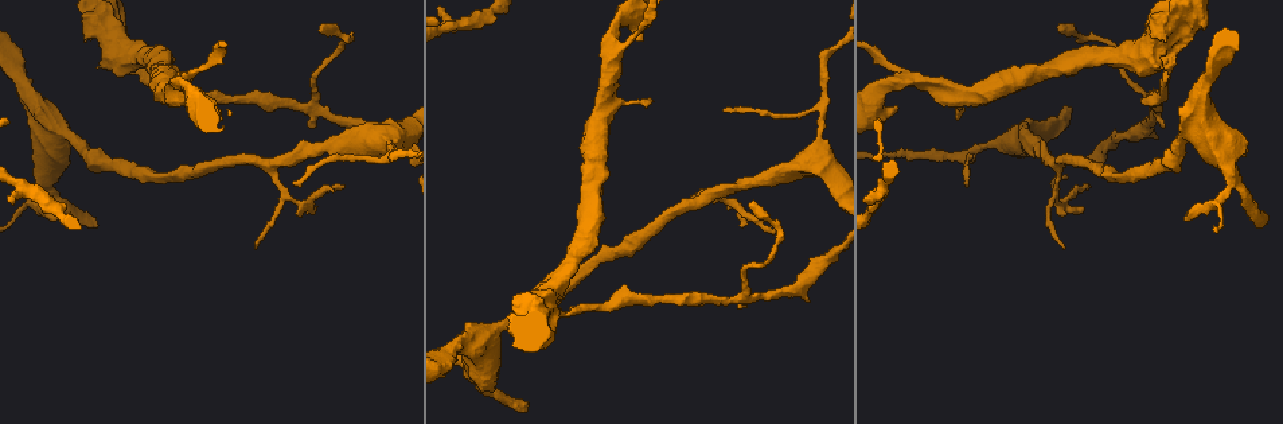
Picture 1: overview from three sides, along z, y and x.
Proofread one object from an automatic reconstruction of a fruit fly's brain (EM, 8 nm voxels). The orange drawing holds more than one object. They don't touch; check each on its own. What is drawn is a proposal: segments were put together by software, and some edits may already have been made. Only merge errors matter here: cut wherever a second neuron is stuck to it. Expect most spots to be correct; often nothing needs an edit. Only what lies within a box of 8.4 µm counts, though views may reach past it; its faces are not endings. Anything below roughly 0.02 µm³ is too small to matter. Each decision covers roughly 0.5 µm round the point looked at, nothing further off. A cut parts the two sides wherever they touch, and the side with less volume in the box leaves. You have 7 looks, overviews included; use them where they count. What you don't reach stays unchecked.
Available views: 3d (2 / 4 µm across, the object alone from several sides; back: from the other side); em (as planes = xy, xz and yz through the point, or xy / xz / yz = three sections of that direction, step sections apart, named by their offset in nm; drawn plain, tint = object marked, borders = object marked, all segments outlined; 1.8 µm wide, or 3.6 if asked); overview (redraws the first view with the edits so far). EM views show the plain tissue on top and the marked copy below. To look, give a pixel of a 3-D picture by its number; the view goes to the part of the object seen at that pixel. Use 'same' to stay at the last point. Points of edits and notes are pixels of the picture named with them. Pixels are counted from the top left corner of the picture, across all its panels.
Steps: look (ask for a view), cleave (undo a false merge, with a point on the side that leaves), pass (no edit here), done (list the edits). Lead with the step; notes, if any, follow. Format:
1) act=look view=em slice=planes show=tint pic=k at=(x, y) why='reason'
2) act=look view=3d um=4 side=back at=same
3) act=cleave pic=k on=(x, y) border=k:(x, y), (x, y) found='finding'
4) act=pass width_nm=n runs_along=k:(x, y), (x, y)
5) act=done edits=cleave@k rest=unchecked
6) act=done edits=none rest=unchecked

act=look view=3d um=4 pic=1 at=(119, 52) why='sudden change in width'

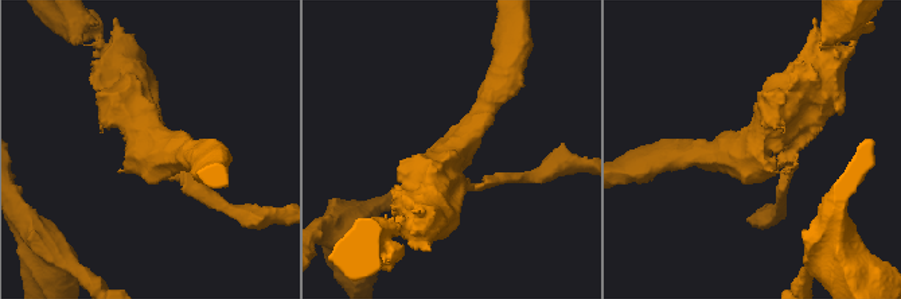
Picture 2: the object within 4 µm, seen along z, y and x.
act=look view=em um=3.6 slice=xy step=16 show=tint pic=2 at=(771, 148) arms=3 why='shape alone is not enough'

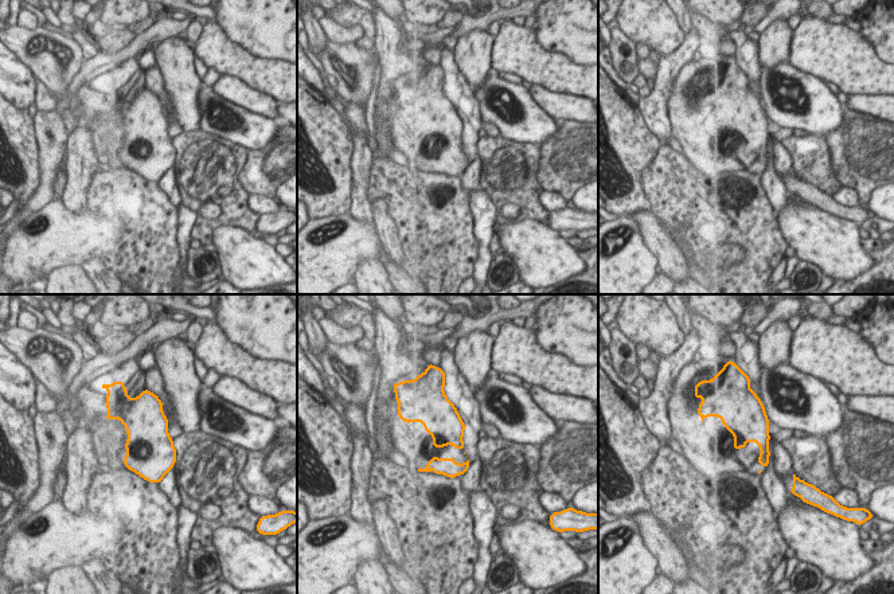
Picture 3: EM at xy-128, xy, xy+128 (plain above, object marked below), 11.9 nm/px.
act=look view=em um=3.6 slice=planes show=tint at=same

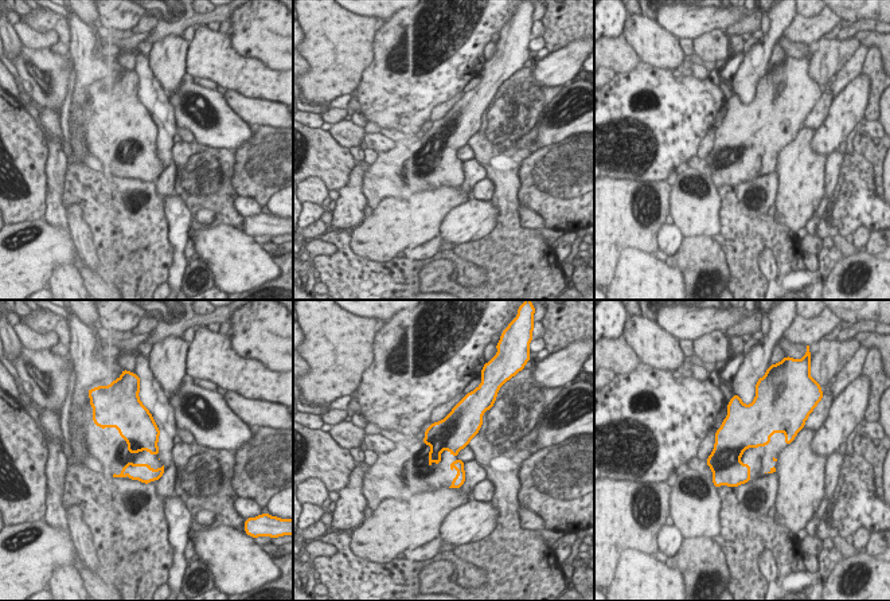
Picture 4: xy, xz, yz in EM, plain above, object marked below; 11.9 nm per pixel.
act=pass width_nm=300 found='one neuron here'

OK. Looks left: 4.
act=look view=em slice=xz step=4 show=tint pic=1 at=(614, 52) why='three-way junction'

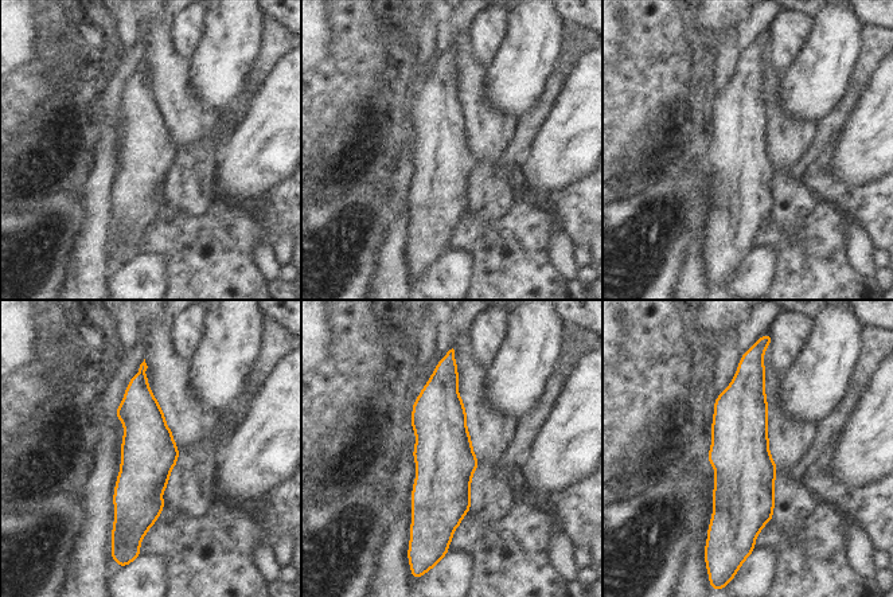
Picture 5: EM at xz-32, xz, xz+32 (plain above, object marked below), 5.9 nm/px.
act=look view=em slice=xy step=4 show=borders at=same

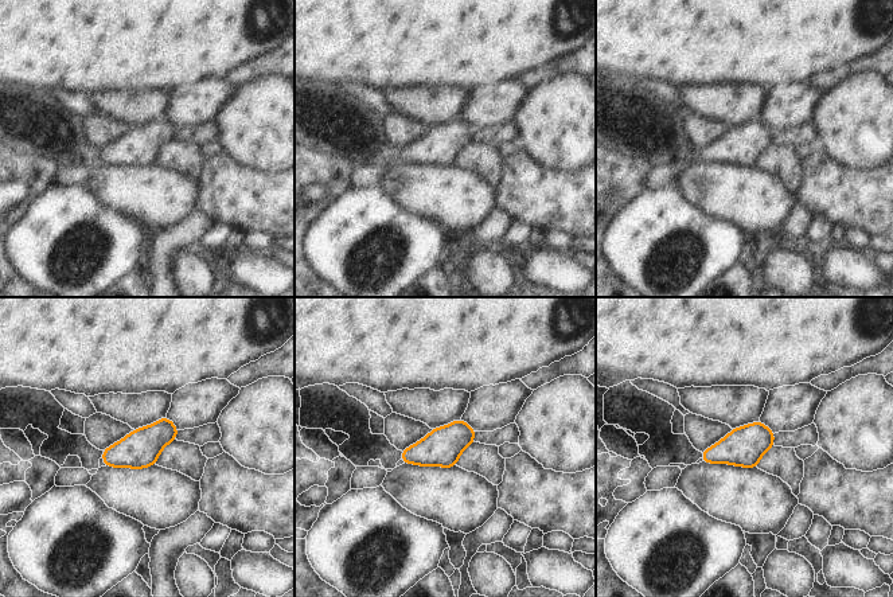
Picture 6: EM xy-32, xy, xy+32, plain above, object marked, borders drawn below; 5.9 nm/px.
act=pass found='one neuron here'

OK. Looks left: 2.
act=look view=3d um=2 pic=1 at=(1057, 205) why='sharp bend'

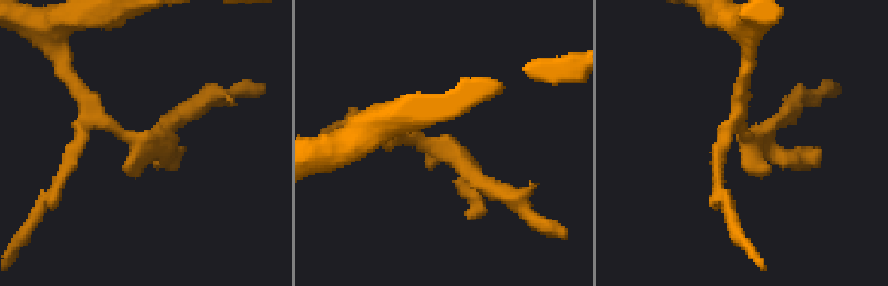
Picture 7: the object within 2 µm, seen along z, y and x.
act=look view=em slice=planes show=tint pic=7 at=(429, 143) why='shape alone is not enough'

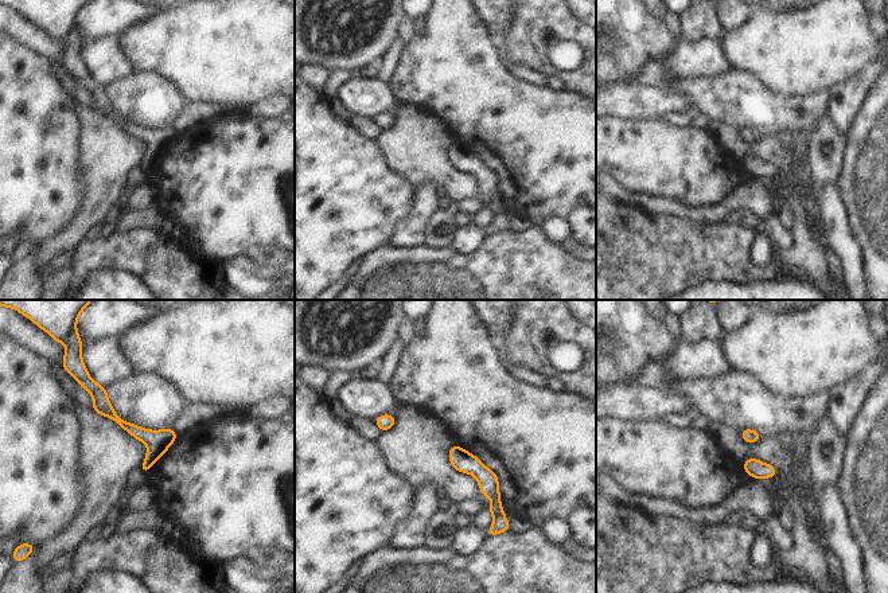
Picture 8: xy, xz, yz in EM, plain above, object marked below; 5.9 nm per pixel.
act=pass runs_along=8:(93, 389), (119, 421), (151, 444), (145, 468) found='all the same neuron'

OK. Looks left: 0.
act=done edits=none rest=unchecked

